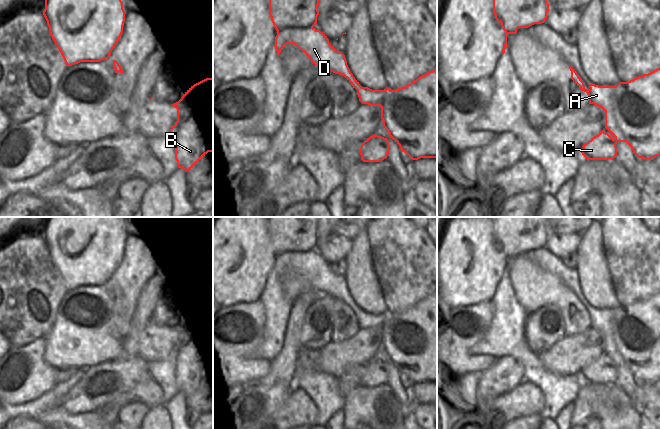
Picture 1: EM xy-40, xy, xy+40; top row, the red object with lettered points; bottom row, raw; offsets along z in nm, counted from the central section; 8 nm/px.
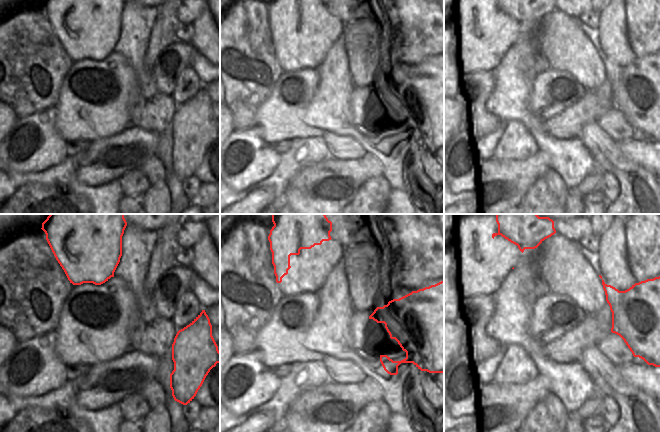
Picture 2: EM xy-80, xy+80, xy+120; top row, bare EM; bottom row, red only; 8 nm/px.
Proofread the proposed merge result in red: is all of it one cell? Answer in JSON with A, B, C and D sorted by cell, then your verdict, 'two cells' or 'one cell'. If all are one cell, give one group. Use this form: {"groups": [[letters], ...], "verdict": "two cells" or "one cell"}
{"groups": [["A", "B", "C"], ["D"]], "verdict": "two cells"}

